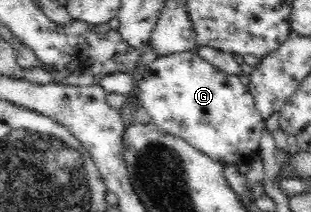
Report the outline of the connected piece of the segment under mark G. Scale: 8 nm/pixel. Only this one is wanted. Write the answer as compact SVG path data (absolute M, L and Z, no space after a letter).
M193 51L161 55L149 64L147 72L143 74L143 80L137 82L137 97L141 106L151 116L151 123L167 134L185 140L191 147L224 165L250 163L253 152L260 144L265 119L258 111L247 85L239 81L239 76L221 72Z

